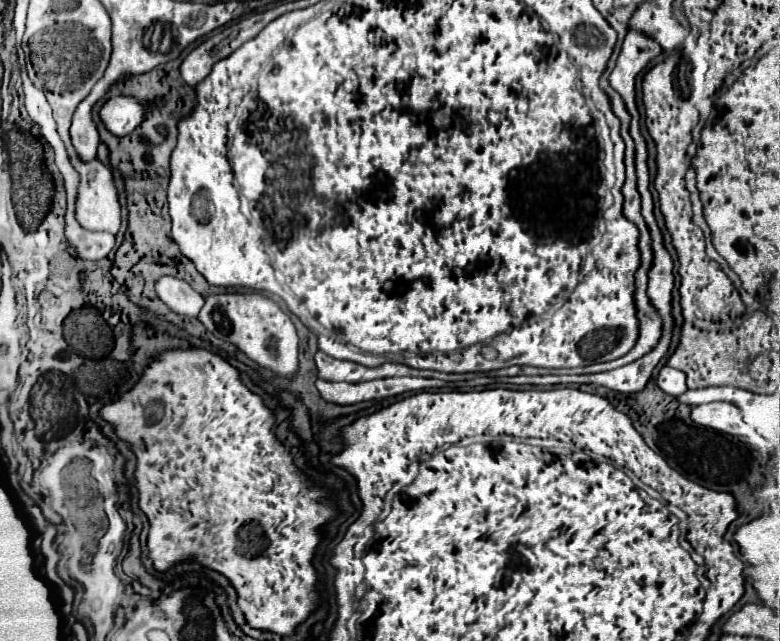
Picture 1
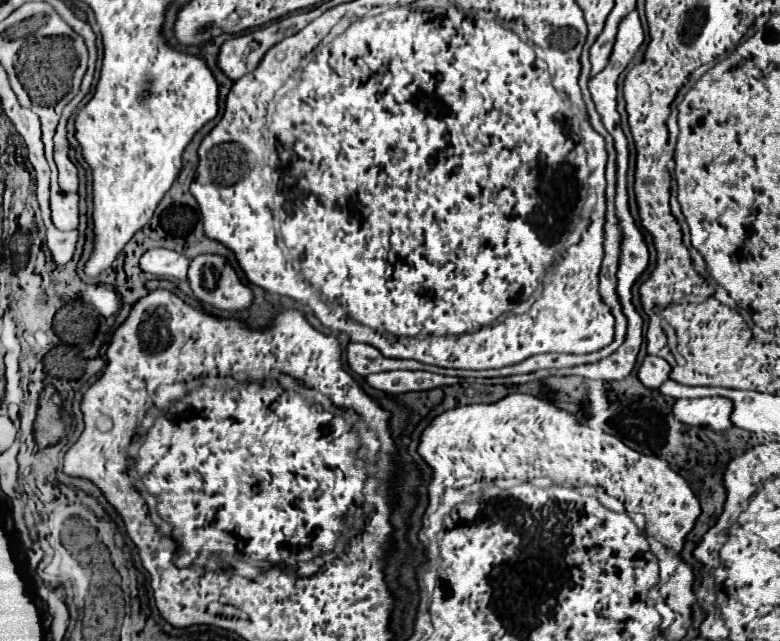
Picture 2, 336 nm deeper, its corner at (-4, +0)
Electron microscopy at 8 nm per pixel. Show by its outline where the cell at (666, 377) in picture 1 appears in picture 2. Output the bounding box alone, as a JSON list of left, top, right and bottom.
[638,355,672,389]

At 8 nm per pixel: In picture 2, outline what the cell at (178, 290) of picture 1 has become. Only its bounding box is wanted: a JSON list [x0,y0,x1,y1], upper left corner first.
[140,249,190,281]

